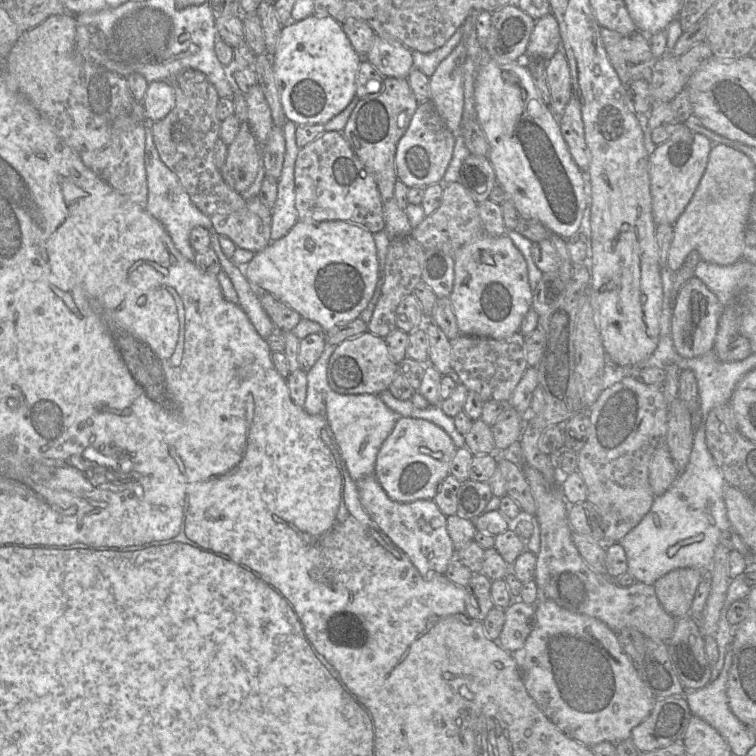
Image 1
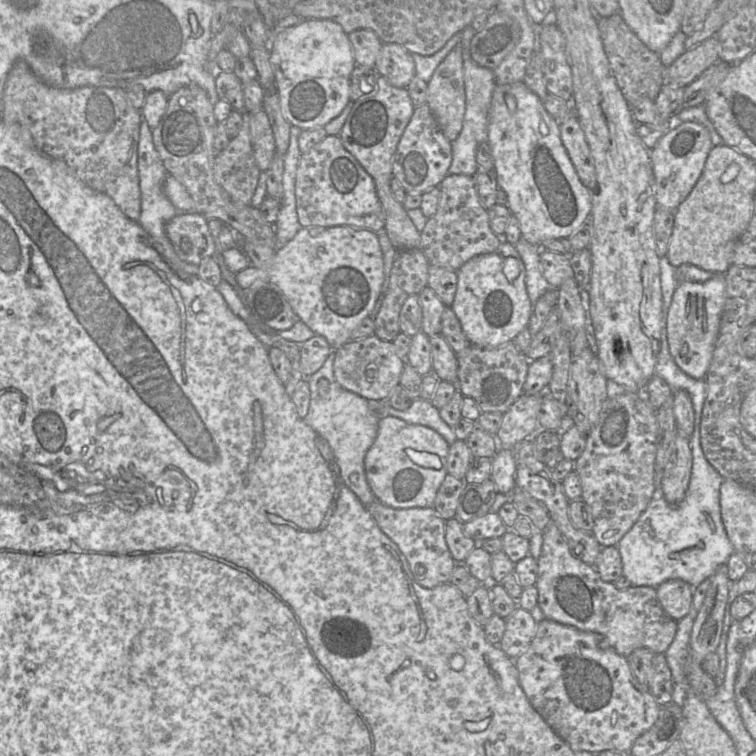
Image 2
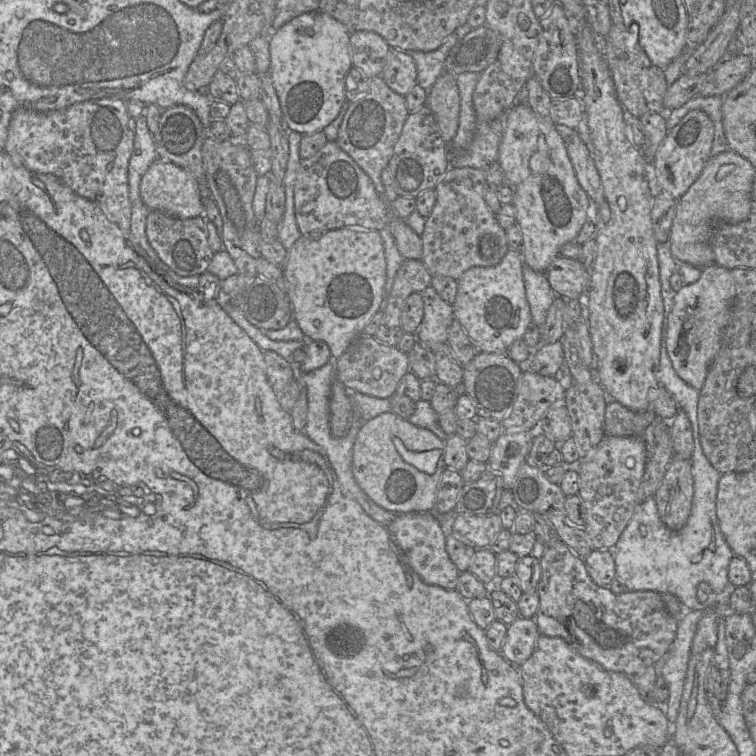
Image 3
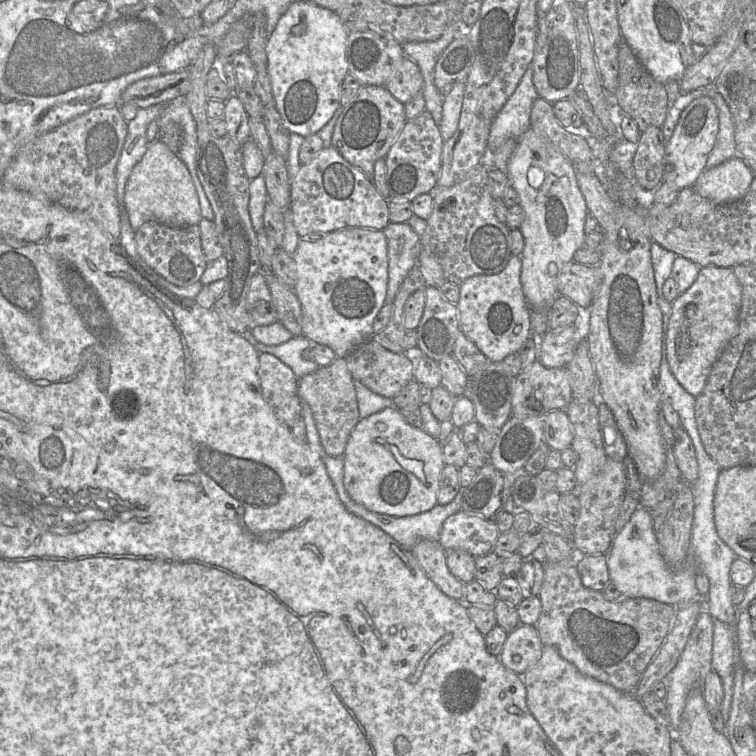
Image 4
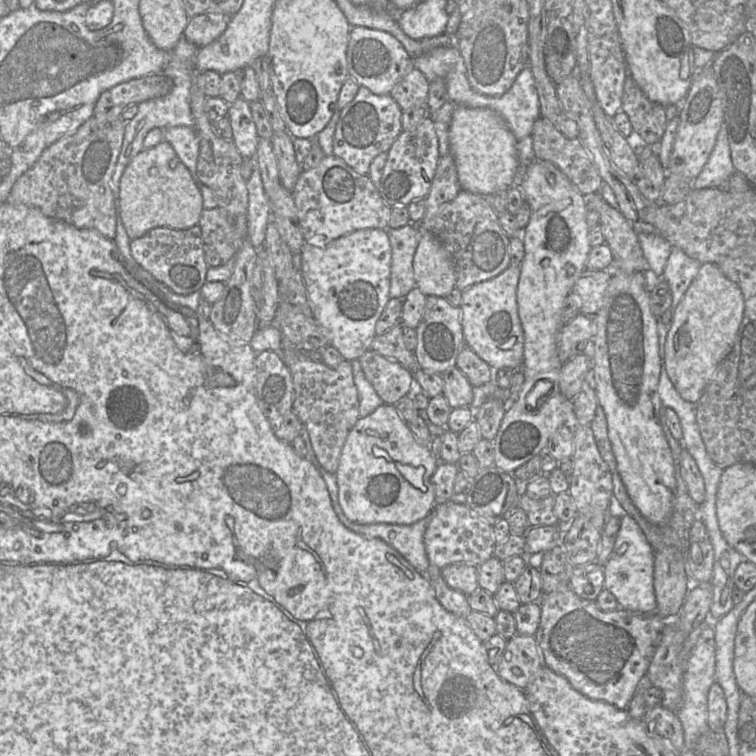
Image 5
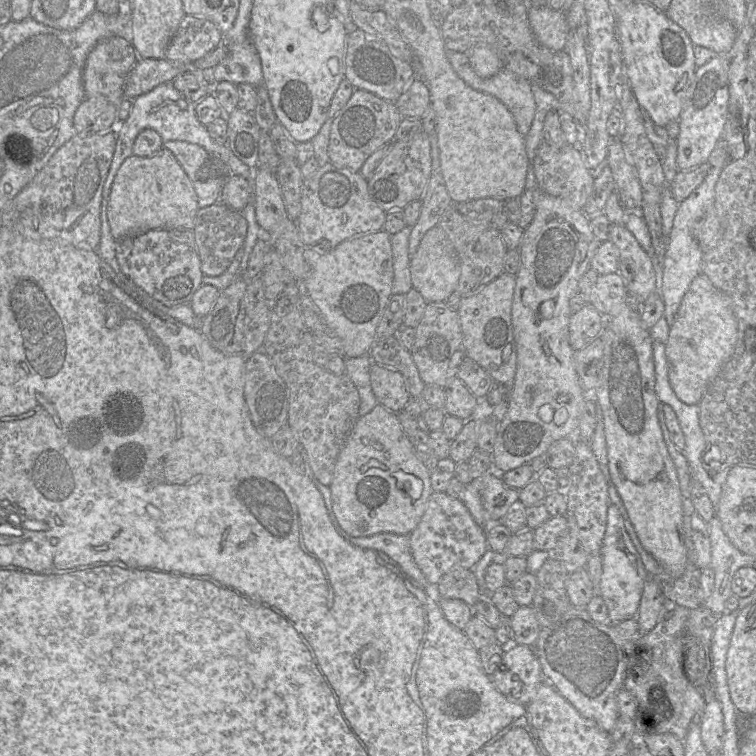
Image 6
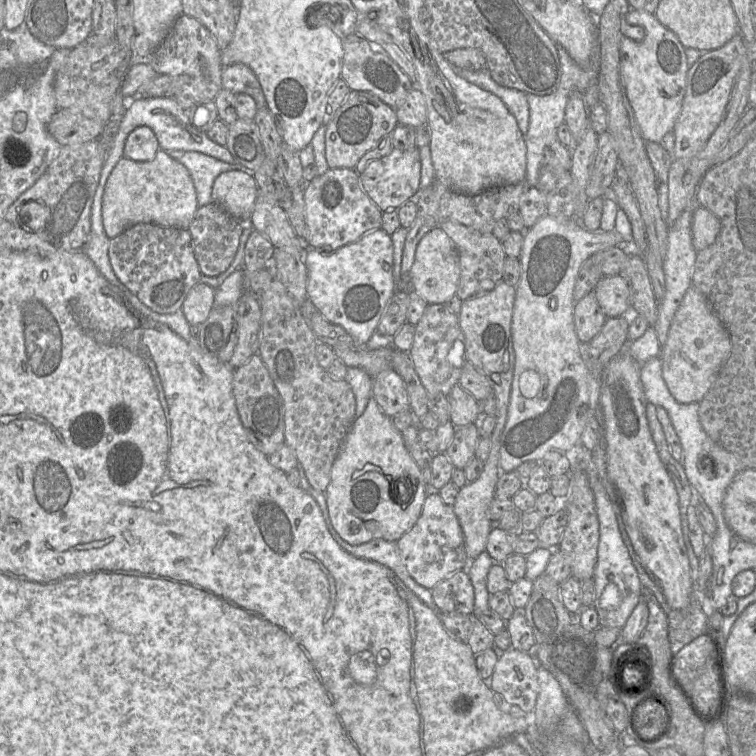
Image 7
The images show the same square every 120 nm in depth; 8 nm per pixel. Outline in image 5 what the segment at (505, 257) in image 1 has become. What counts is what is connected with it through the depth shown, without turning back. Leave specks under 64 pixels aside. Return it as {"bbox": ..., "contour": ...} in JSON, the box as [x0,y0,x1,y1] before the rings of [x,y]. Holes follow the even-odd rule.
{"bbox":[461,265,524,369],"contour":[[[509,265],[496,277],[461,292],[461,325],[465,343],[494,369],[523,367],[524,333],[518,315],[520,266]]]}

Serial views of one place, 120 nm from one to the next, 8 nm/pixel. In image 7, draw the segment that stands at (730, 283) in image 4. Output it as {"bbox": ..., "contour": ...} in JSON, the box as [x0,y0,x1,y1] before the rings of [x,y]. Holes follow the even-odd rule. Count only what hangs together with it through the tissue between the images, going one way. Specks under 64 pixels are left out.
{"bbox":[661,285,731,404],"contour":[[[694,285],[678,307],[661,349],[663,379],[672,396],[682,404],[699,403],[714,384],[731,353],[731,338],[705,295]]]}

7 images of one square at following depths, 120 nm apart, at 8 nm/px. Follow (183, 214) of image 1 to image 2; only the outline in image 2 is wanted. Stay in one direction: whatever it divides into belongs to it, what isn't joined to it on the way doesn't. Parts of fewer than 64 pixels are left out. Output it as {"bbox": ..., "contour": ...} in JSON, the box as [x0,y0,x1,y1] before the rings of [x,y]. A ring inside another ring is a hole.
{"bbox":[137,117,199,275],"contour":[[[143,117],[140,125],[137,164],[139,185],[141,191],[141,212],[138,224],[143,228],[143,230],[148,234],[150,239],[154,242],[154,246],[158,250],[158,252],[162,256],[166,257],[166,262],[170,266],[178,266],[186,273],[198,275],[199,266],[181,261],[176,255],[173,246],[166,235],[166,224],[179,213],[185,212],[179,212],[163,192],[163,184],[168,175],[168,172],[163,165],[160,155],[157,152],[153,143],[152,129],[148,126],[147,122]]]}

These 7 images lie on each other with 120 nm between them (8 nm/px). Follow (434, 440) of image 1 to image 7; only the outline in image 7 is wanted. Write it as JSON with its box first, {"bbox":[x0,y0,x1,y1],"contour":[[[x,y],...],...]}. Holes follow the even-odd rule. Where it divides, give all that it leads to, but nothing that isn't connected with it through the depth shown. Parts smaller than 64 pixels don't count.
{"bbox":[324,396,426,546],"contour":[[[371,396],[367,407],[359,418],[355,418],[345,436],[338,455],[331,468],[331,479],[324,492],[331,523],[343,541],[358,546],[374,539],[397,542],[410,530],[421,515],[426,499],[426,485],[419,466],[404,445],[402,434],[379,407]],[[397,481],[409,481],[413,486],[413,498],[410,504],[396,503],[393,499],[394,485]]]}

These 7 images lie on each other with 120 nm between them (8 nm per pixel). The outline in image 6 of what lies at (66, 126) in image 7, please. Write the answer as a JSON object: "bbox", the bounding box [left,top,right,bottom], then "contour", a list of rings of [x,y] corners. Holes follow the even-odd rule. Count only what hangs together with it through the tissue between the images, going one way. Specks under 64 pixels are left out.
{"bbox":[73,97,118,135],"contour":[[[104,97],[85,99],[77,108],[73,125],[76,135],[111,132],[118,106]]]}

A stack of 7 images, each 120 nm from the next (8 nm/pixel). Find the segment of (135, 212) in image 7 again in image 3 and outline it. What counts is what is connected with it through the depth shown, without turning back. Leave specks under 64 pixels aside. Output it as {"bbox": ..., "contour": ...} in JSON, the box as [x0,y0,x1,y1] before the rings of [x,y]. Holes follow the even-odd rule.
{"bbox":[139,160,204,219],"contour":[[[155,160],[143,175],[139,190],[141,200],[151,211],[160,211],[179,219],[204,216],[197,179],[190,171],[169,161]]]}

